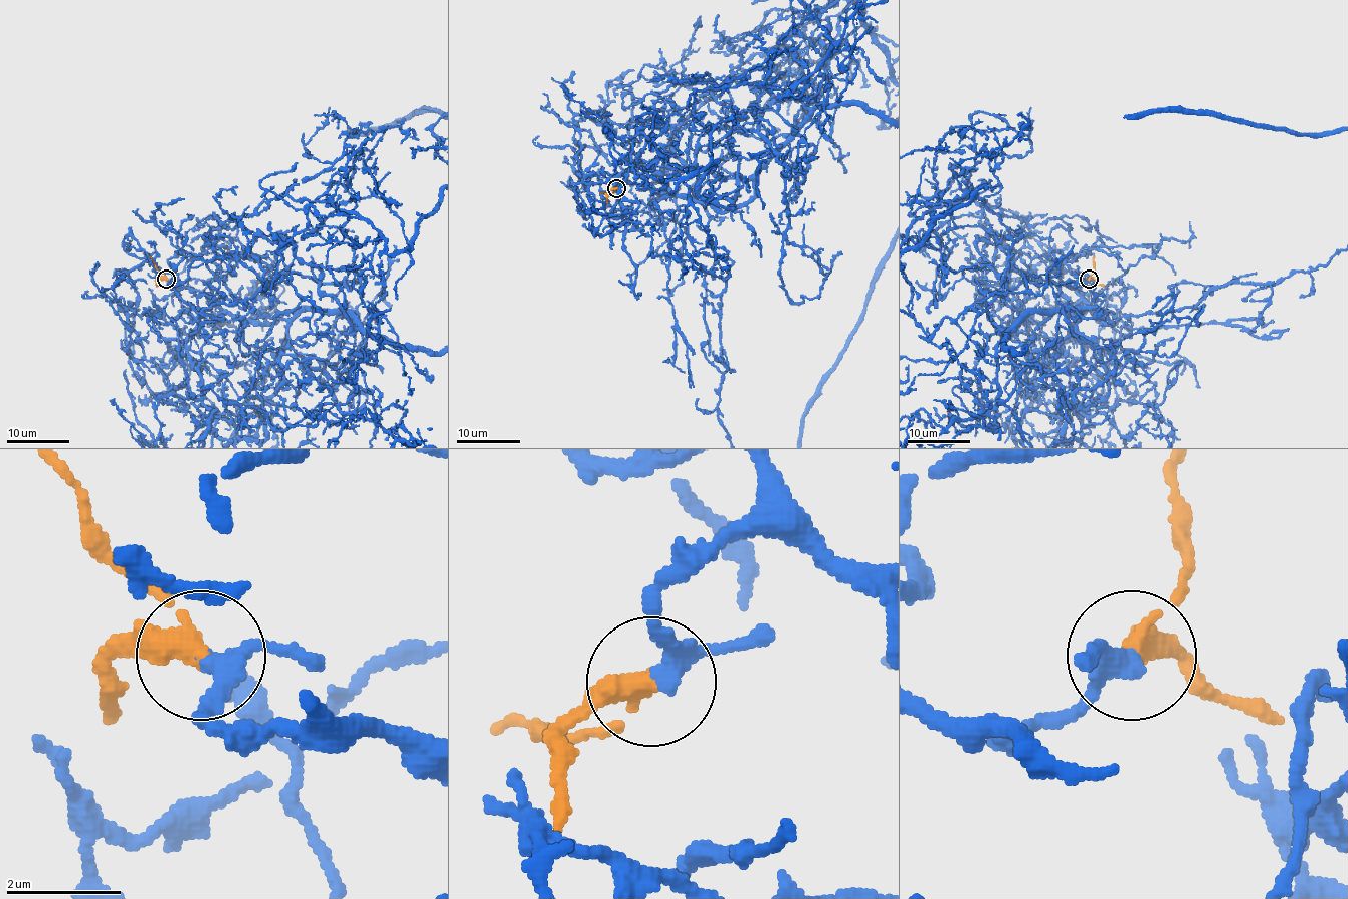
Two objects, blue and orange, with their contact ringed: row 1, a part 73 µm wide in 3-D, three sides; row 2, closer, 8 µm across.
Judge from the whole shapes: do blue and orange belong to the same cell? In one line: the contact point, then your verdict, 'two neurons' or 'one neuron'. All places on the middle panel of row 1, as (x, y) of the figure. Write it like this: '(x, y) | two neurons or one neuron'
(616, 188) | one neuron

